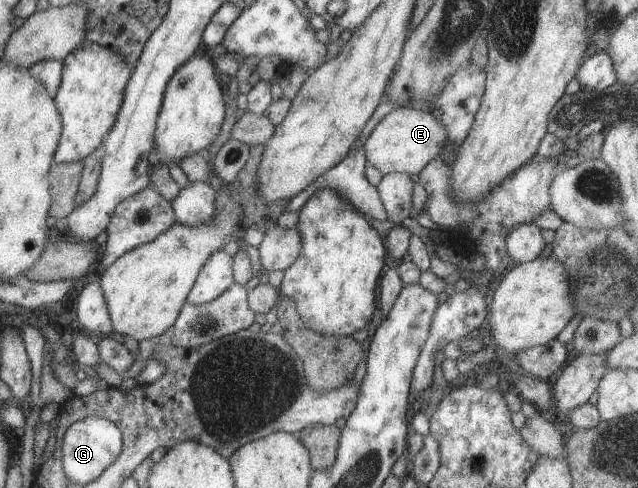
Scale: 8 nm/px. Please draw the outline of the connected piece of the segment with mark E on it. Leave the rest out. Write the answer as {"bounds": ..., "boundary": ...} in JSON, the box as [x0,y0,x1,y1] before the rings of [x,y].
{"bounds":[363,107,445,176],"boundary":[[[397,107],[376,124],[363,146],[367,162],[383,175],[404,172],[412,176],[438,156],[444,144],[445,127],[430,112]]]}

